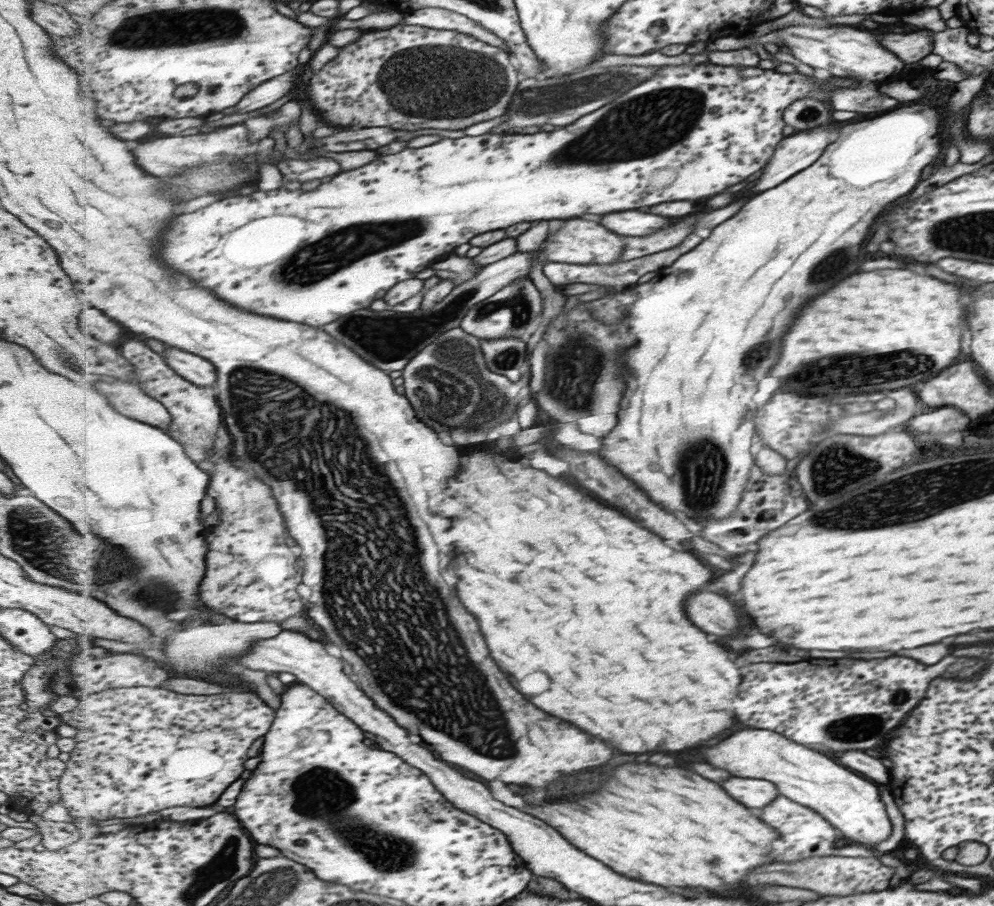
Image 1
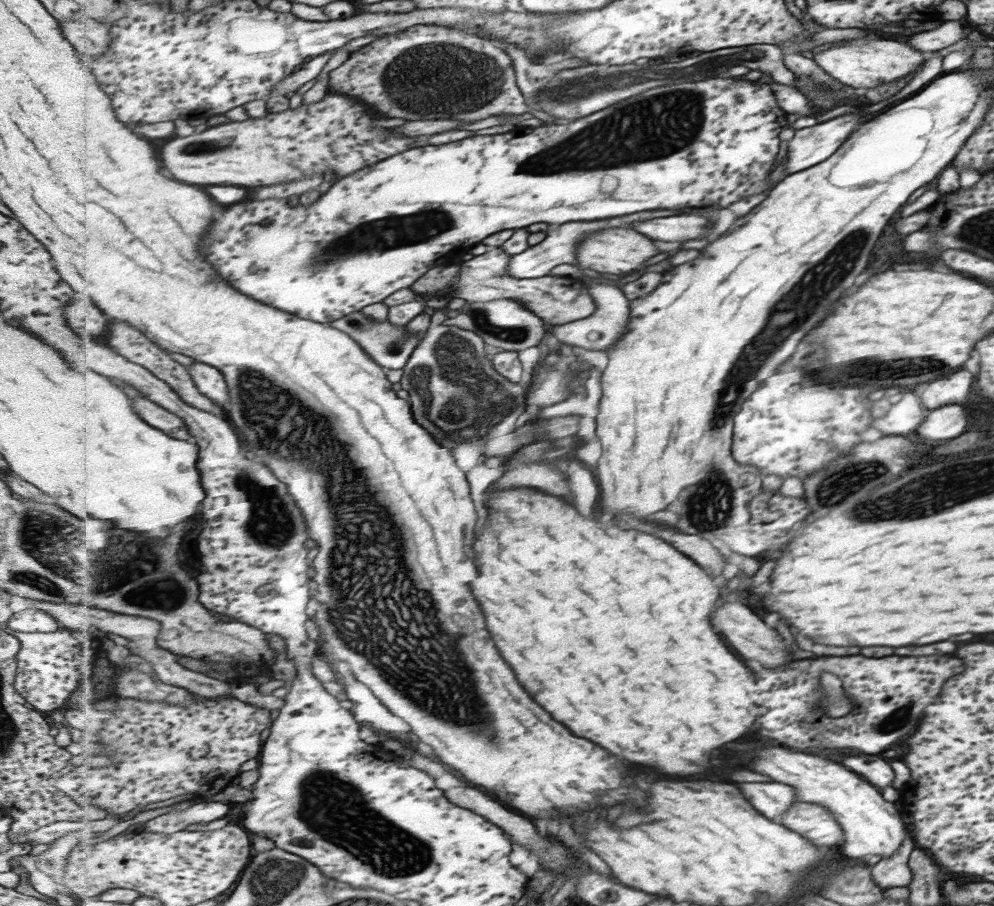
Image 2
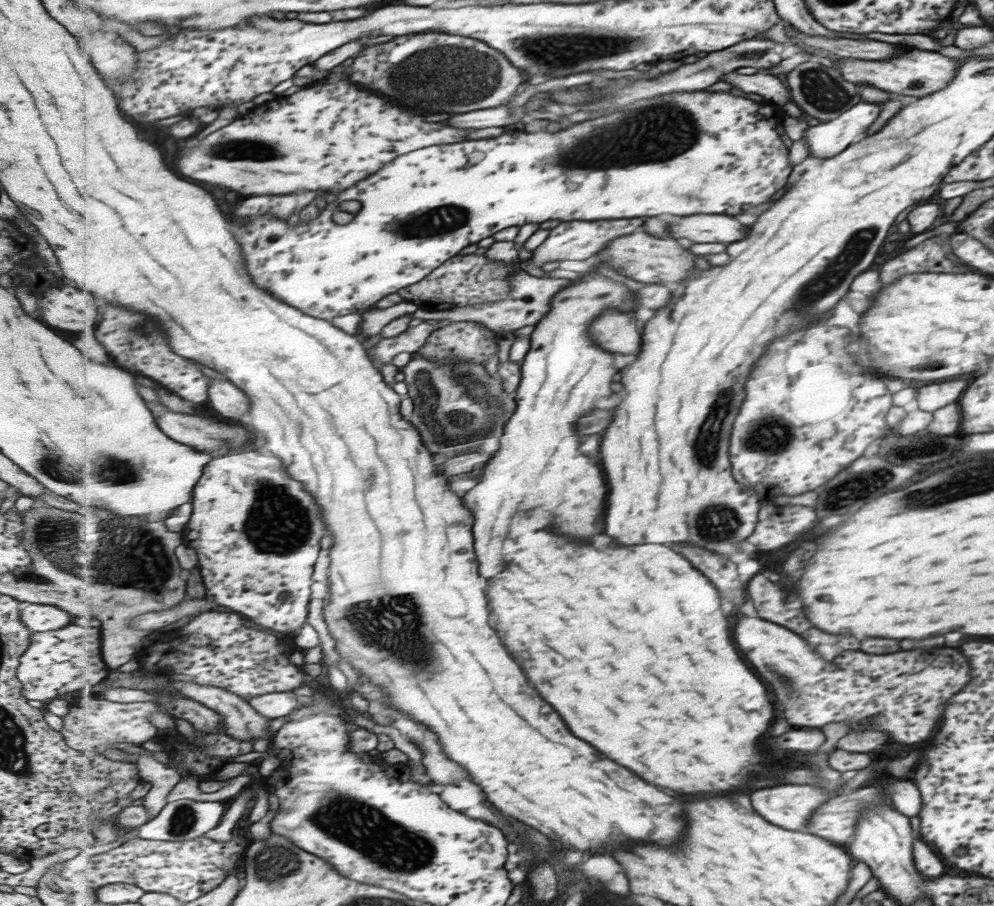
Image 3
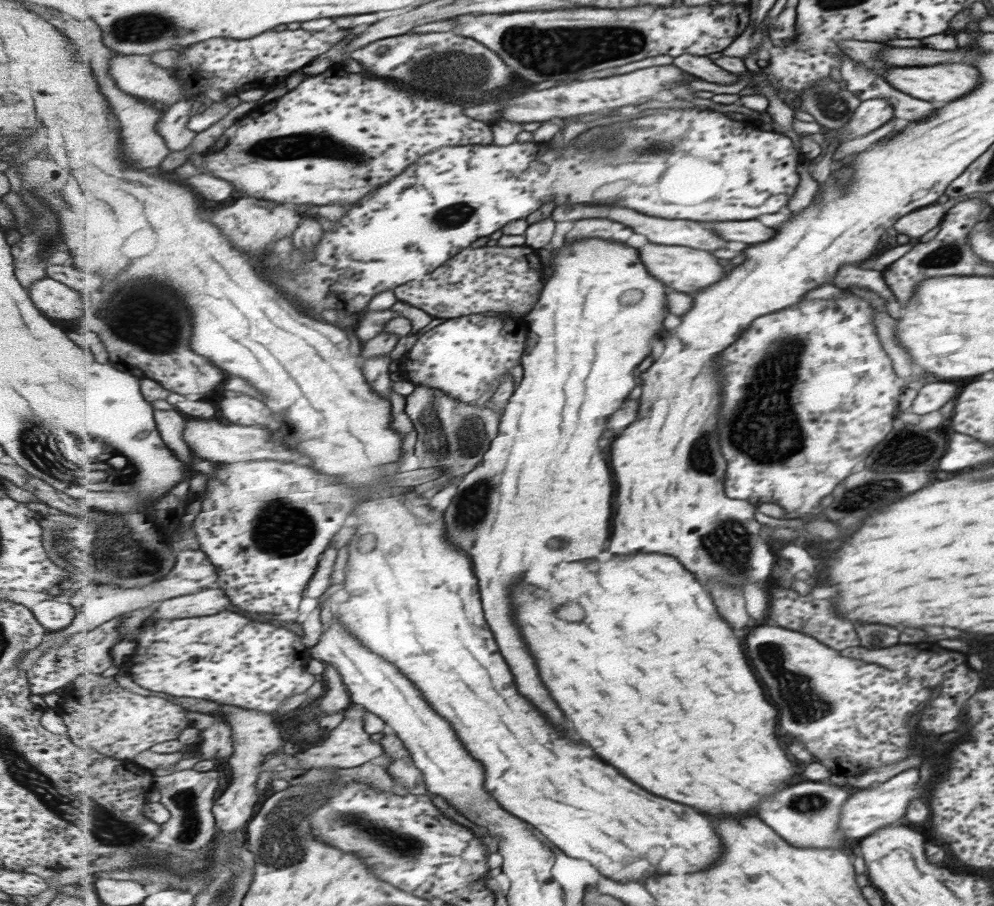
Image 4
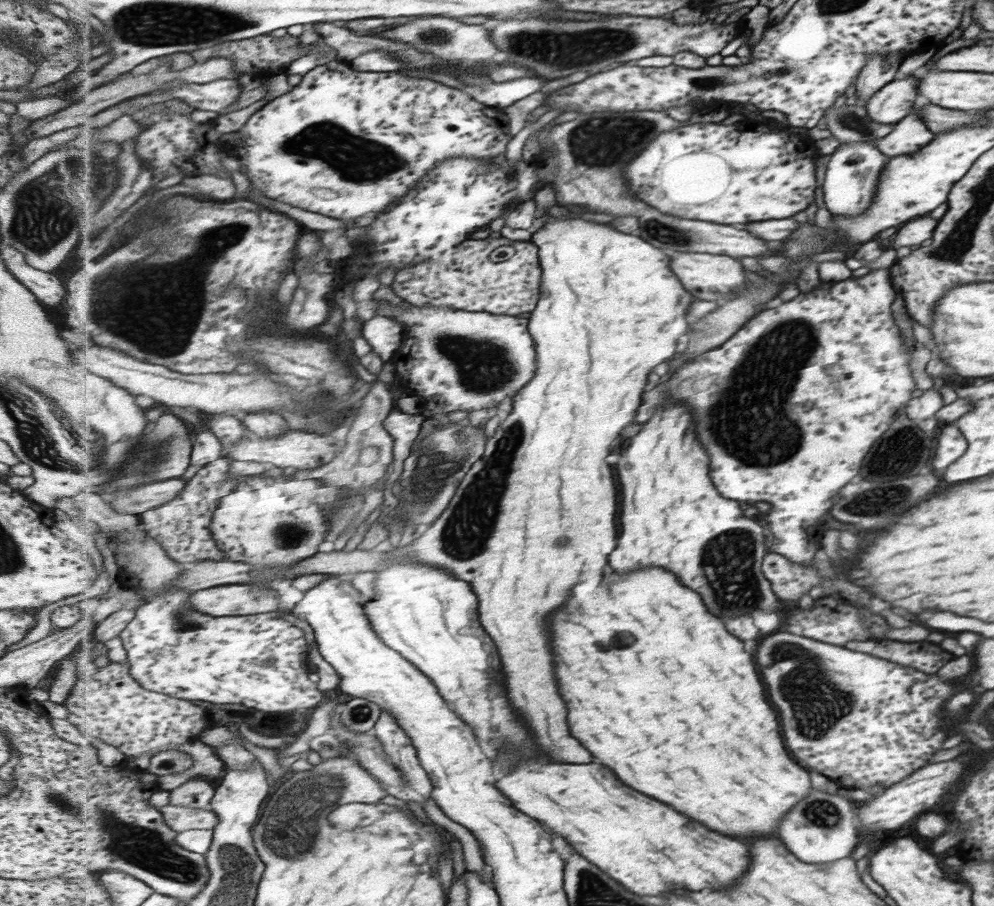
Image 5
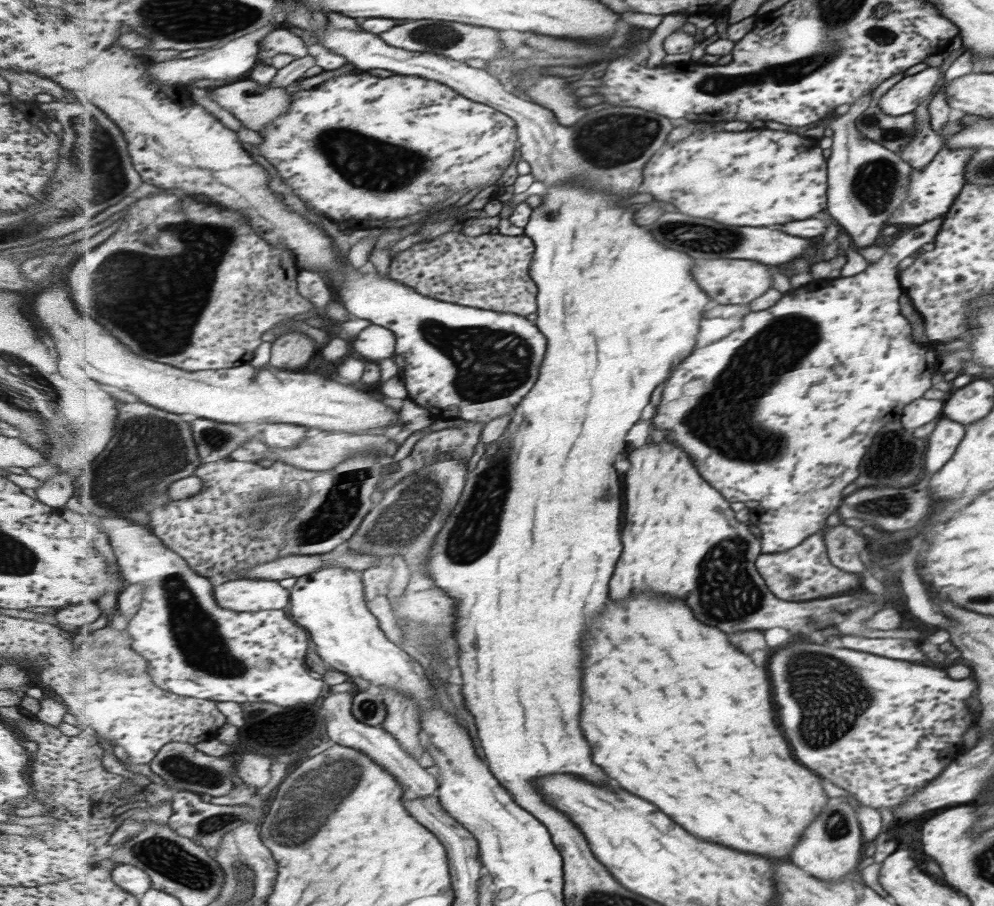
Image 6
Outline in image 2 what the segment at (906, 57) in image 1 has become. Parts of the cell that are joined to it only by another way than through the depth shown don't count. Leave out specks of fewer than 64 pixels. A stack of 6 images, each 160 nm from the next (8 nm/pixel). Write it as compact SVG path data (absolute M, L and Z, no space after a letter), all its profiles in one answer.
M958 20L941 21L939 28L913 34L909 37L909 46L913 46L919 52L931 52L931 50L941 50L951 44L957 44L964 38L964 27Z

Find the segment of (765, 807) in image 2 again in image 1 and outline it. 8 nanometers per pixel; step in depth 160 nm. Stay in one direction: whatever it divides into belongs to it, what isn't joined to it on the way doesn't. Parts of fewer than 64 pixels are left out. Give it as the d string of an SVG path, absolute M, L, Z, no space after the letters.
M731 778L723 782L723 786L729 794L733 794L733 798L737 798L741 804L749 808L763 808L777 796L777 788L765 780Z

